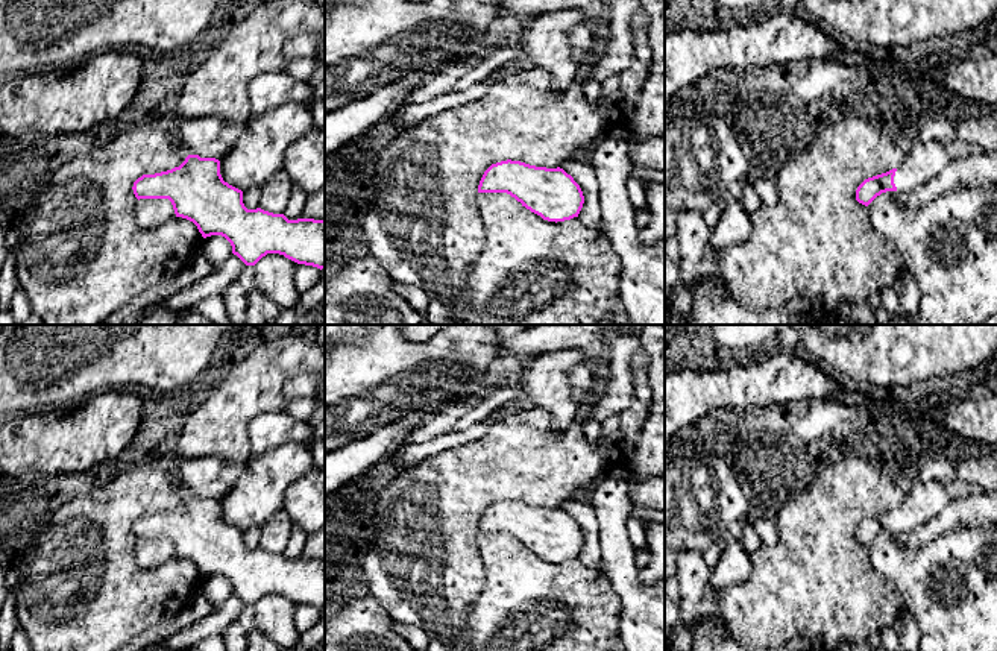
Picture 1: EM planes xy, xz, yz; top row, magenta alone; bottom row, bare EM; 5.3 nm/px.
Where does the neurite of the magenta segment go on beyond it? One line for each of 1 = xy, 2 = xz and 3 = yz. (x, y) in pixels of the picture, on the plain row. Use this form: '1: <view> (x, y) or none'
1: none
2: none
3: yz (926, 500)

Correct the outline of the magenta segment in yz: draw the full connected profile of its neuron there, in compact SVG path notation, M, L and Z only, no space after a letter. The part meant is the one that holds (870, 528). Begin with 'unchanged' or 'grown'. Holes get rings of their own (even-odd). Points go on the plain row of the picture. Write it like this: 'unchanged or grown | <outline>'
grown | M915 481L897 508L862 522L856 530L856 540L868 546L877 536L886 531L914 531L932 522L950 501L951 496L939 481Z

